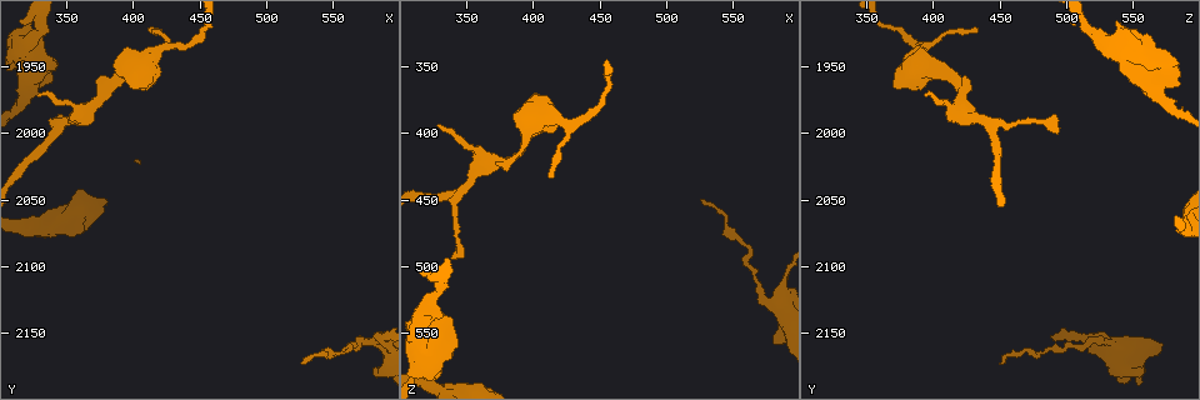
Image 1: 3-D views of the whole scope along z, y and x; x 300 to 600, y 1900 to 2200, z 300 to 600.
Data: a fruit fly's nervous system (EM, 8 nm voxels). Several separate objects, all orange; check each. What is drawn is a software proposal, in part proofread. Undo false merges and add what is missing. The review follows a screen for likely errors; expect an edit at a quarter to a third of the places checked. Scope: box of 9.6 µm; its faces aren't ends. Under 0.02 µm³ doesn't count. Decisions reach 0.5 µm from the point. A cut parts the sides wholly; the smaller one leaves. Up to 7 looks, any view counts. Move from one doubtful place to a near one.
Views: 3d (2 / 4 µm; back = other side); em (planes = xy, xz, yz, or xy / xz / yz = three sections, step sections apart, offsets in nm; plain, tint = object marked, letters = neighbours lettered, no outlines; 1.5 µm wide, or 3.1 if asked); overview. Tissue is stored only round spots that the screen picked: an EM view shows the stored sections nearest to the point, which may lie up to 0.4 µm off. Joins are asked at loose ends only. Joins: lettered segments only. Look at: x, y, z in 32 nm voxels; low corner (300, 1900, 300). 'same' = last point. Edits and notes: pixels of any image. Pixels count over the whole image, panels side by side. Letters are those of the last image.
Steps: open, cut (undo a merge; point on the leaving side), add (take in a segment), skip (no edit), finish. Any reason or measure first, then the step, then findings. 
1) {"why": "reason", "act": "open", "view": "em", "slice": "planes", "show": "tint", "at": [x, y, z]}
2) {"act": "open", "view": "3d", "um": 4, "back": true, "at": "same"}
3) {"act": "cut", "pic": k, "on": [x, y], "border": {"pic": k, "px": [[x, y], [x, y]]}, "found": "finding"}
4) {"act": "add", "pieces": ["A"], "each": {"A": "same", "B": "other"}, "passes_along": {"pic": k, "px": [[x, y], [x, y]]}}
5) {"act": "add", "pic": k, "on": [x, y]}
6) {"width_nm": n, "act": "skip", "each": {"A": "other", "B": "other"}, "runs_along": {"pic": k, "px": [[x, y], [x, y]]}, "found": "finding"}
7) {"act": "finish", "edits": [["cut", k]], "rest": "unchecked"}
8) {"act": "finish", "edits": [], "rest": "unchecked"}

{"why": "an open end", "act": "open", "view": "3d", "um": 4, "at": [526, 2172, 450]}

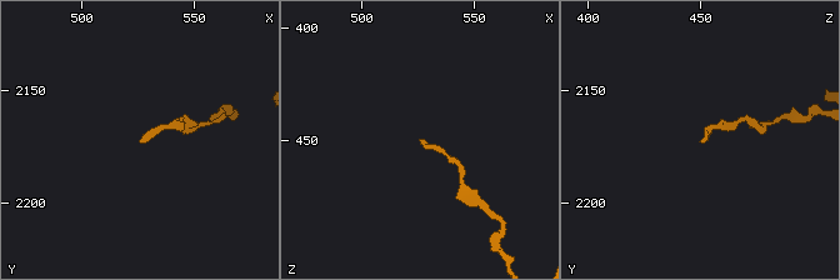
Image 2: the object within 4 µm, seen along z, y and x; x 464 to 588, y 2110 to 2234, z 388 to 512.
{"act": "open", "view": "em", "slice": "xy", "step": 4, "show": "letters", "at": [525, 2171, 451]}

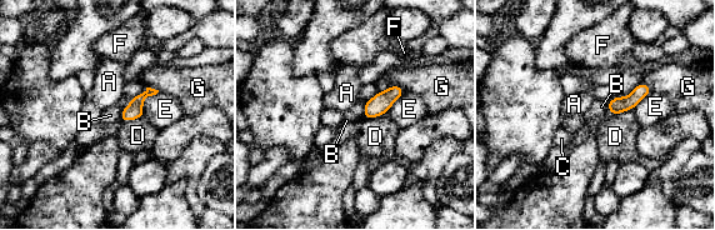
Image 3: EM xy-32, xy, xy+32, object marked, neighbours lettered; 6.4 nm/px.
{"act": "skip", "each": {"A": "other", "B": "other", "C": "other", "D": "other", "E": "other", "F": "other", "G": "other"}, "border": {"pic": 3, "px": [[365, 101], [363, 118]]}, "found": "no lettered segment goes on from it"}

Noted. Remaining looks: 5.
{"why": "thin end", "act": "open", "view": "3d", "um": 2, "back": true, "at": [410, 1922, 434]}

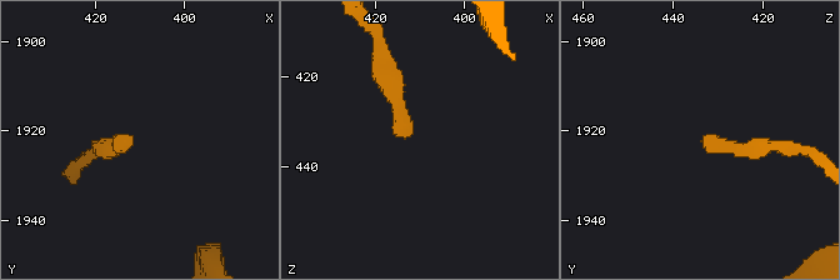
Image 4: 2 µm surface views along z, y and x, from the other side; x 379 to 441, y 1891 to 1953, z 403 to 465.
{"why": "now the EM", "act": "open", "view": "em", "slice": "planes", "show": "letters", "at": [412, 1922, 433]}

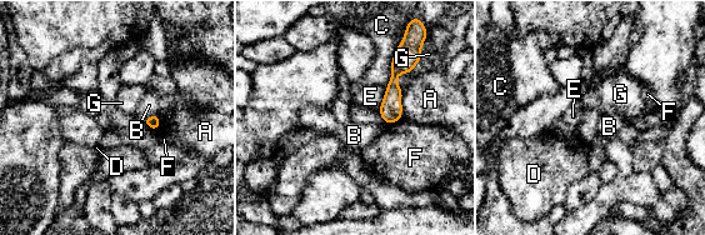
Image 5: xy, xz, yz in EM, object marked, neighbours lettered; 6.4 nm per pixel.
{"width_nm": 80, "act": "skip", "each": {"A": "other", "B": "other", "C": "other", "D": "other", "E": "other", "F": "other", "G": "other"}, "runs_along": {"pic": 5, "px": [[401, 48], [388, 120]]}, "found": "none of them fits"}

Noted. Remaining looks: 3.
{"why": "an open end", "act": "open", "view": "em", "slice": "xz", "step": 4, "show": "letters", "at": [330, 1970, 394]}

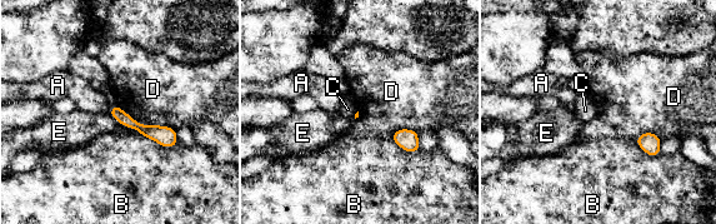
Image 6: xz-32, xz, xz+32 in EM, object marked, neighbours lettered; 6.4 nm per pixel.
{"act": "open", "view": "em", "slice": "planes", "show": "letters", "at": "same"}

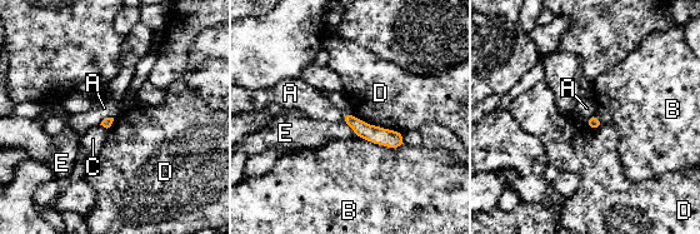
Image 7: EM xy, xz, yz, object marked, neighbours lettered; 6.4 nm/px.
{"act": "skip", "each": {"A": "other", "B": "other", "C": "other", "D": "other", "E": "other"}, "found": "none of them fits"}

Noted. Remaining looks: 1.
{"act": "finish", "edits": [], "rest": "unchecked"}

